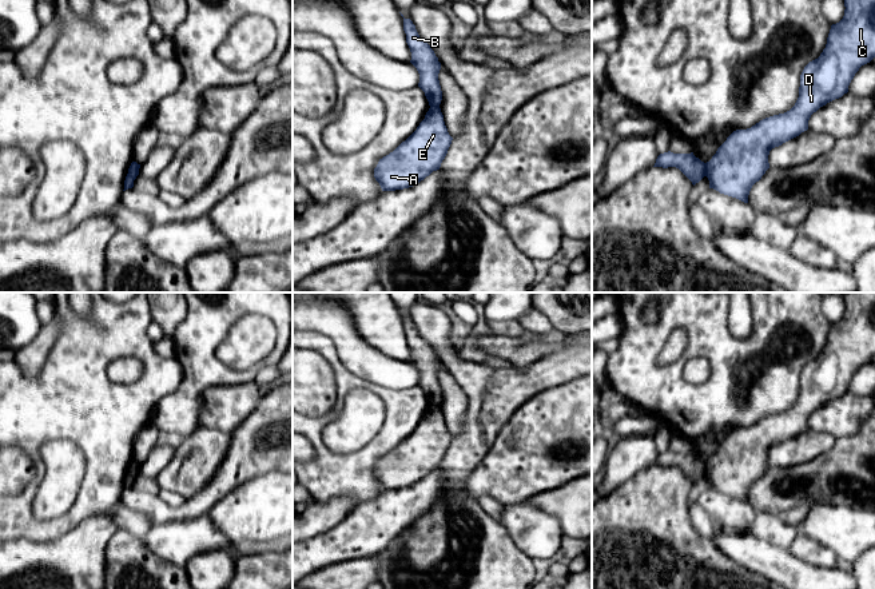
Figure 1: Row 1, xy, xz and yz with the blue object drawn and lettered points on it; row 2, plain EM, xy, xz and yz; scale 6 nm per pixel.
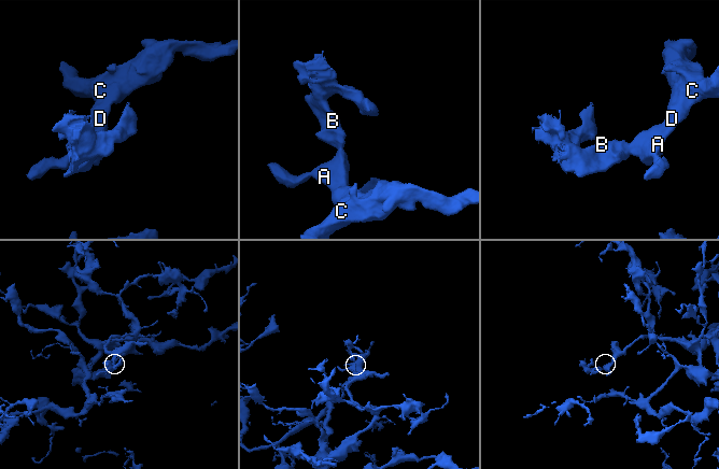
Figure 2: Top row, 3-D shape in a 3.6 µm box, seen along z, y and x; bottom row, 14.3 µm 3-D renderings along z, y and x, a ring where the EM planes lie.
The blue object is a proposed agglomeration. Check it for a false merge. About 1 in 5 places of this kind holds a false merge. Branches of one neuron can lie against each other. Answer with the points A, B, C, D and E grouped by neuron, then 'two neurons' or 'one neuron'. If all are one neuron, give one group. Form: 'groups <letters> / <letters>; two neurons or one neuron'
groups A C D E / B; two neurons

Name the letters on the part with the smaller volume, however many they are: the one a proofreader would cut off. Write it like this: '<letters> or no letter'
B

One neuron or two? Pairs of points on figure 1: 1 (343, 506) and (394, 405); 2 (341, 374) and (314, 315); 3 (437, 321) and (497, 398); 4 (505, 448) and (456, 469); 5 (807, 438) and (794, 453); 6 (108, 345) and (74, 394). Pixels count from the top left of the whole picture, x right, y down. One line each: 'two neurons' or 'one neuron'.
1: two neurons
2: two neurons
3: one neuron
4: two neurons
5: one neuron
6: one neuron

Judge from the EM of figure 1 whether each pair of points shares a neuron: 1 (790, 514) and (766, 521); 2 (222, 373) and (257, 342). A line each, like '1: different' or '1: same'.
1: different
2: different

